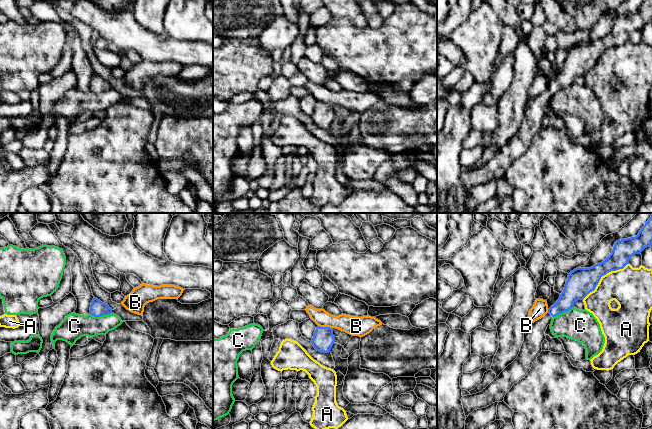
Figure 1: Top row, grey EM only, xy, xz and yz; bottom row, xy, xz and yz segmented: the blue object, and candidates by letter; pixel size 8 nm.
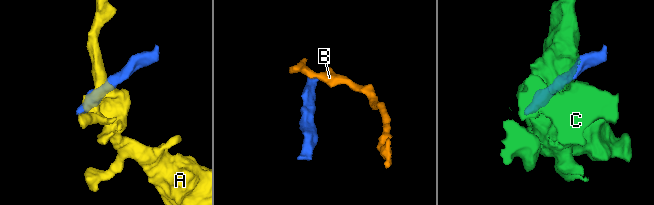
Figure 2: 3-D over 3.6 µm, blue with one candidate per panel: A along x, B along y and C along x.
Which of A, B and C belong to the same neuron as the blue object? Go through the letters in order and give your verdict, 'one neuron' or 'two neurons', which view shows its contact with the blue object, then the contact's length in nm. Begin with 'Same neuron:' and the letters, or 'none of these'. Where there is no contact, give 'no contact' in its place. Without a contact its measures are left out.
Same neuron: none of these
A: two neurons | yz | 480 nm
B: two neurons | xz | 120 nm
C: two neurons | xy | 180 nm

